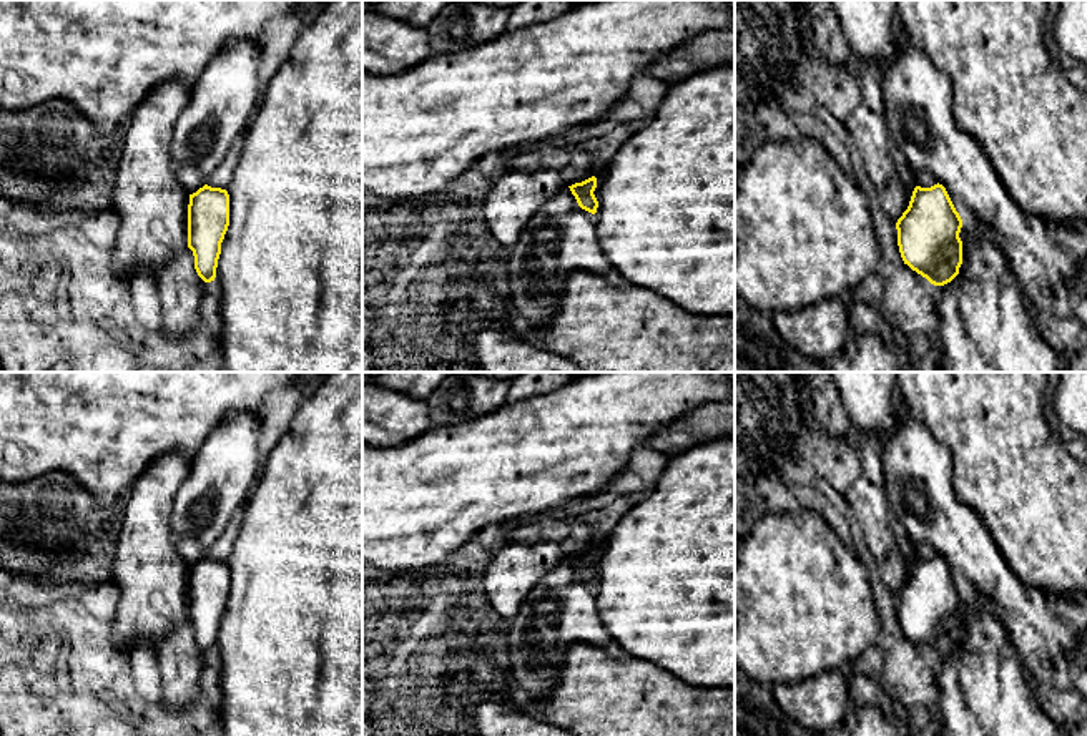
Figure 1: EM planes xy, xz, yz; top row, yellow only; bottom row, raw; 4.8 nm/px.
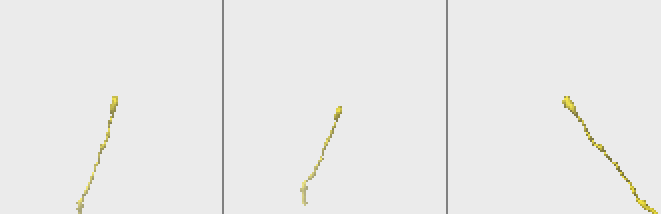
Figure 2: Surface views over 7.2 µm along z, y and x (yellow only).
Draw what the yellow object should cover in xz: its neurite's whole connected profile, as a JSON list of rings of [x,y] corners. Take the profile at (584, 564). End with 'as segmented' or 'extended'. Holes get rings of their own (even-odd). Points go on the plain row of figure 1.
[[[592,548],[582,555],[575,555],[572,558],[568,558],[572,567],[575,568],[578,578],[592,586],[597,585],[598,580],[598,573],[593,567],[595,560],[597,560],[597,550]]]; as segmented

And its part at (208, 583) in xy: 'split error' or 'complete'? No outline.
complete

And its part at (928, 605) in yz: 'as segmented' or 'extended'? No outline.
as segmented

